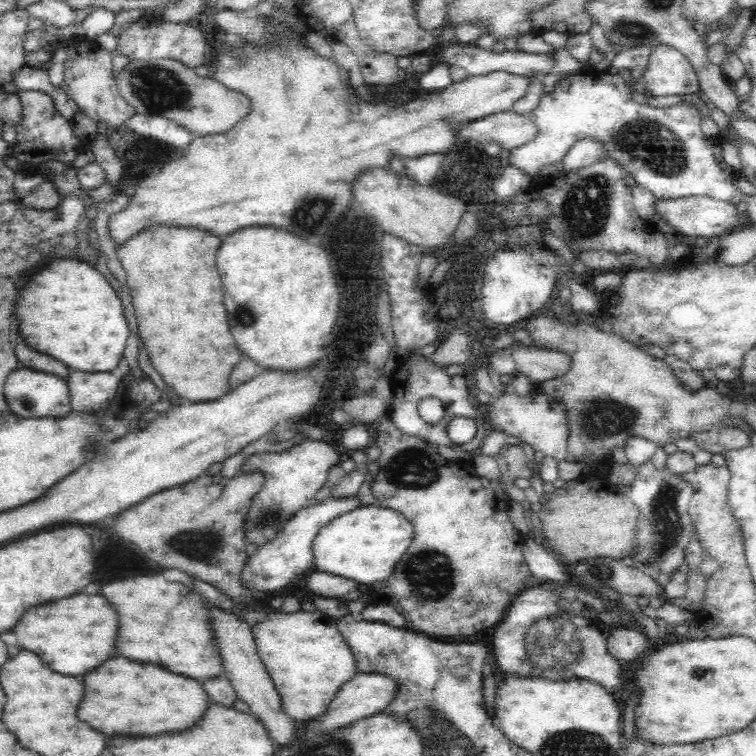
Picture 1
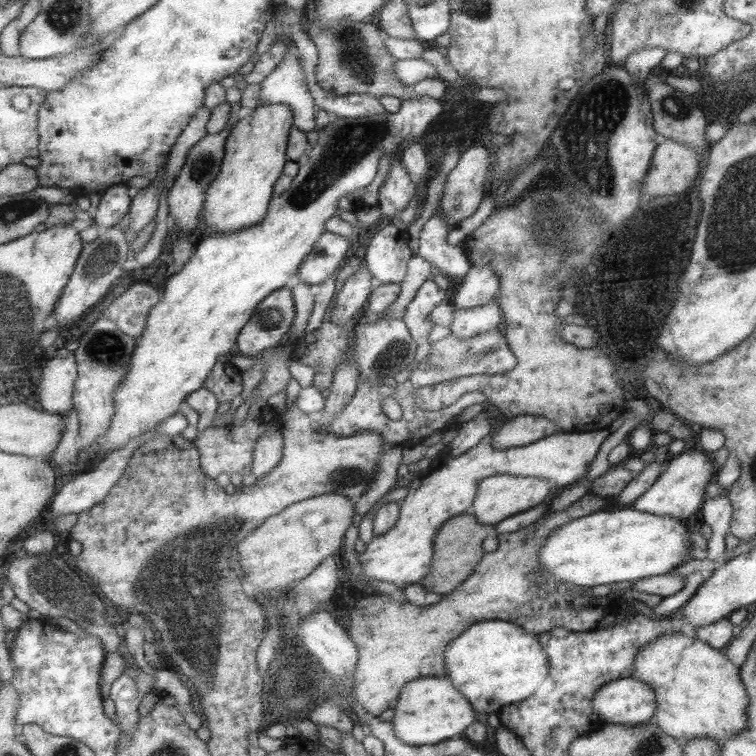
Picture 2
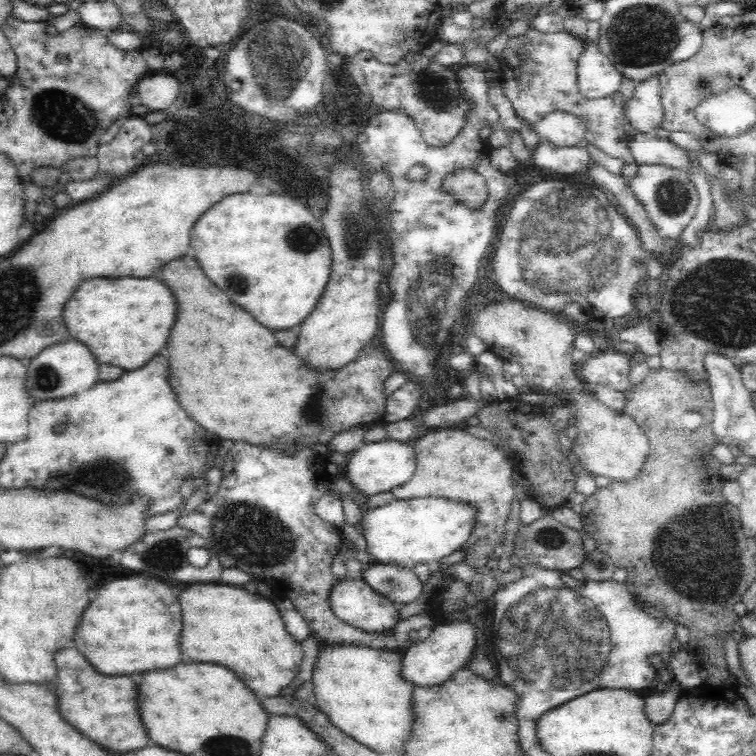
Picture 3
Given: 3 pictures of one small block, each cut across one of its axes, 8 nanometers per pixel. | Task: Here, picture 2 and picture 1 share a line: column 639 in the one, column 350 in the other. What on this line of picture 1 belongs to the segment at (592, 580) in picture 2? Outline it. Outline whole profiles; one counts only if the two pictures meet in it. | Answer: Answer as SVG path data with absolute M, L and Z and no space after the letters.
M362 504L356 510L334 518L321 529L314 540L314 570L372 586L392 577L396 564L410 549L414 536L414 526L400 512L380 504Z

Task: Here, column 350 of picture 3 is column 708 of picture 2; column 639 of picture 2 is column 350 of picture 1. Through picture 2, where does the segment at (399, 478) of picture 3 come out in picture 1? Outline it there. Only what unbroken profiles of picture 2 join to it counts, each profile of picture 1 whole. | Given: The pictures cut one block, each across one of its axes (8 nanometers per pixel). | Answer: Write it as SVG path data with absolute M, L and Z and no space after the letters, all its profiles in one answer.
M358 495L328 497L322 501L315 500L310 505L300 508L286 527L271 542L257 548L256 554L246 560L243 571L245 588L255 588L262 592L279 592L285 586L293 584L298 576L304 577L314 569L314 540L334 518L356 510L361 506Z

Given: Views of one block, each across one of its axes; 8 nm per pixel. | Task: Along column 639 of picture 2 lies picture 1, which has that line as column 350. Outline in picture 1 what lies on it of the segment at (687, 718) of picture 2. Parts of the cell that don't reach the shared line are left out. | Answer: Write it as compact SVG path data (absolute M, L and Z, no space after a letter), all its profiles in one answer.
M277 610L270 613L263 622L254 624L252 632L262 663L266 665L266 671L270 673L270 678L282 697L284 711L297 721L316 720L324 716L334 696L341 690L342 684L352 680L358 673L354 654L338 629L338 619L329 618L319 610L295 613L284 613Z

